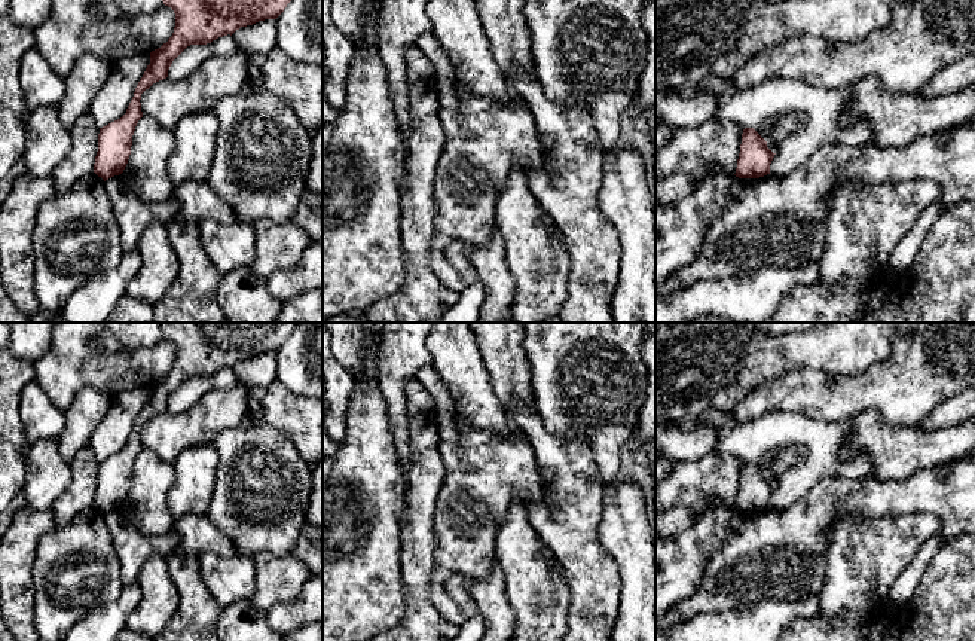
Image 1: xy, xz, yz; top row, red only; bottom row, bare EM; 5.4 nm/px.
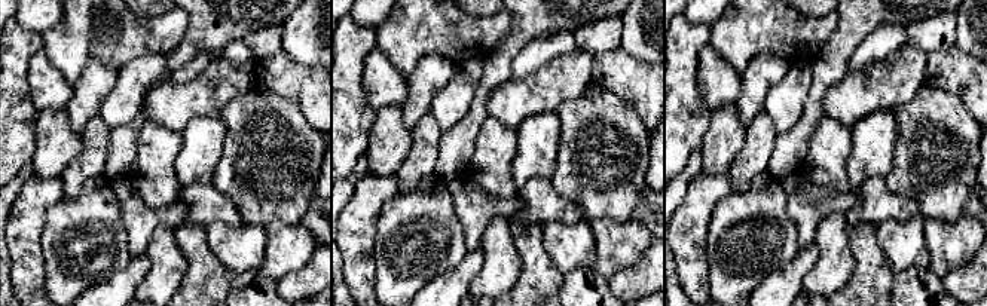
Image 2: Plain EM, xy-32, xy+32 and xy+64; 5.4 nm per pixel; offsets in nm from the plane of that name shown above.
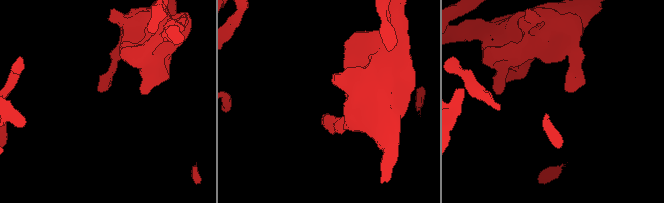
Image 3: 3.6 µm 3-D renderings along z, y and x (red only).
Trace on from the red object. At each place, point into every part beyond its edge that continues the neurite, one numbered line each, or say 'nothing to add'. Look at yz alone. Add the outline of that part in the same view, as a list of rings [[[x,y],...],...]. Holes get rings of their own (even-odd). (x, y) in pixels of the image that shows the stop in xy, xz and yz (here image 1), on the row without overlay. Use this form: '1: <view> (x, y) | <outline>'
nothing to add

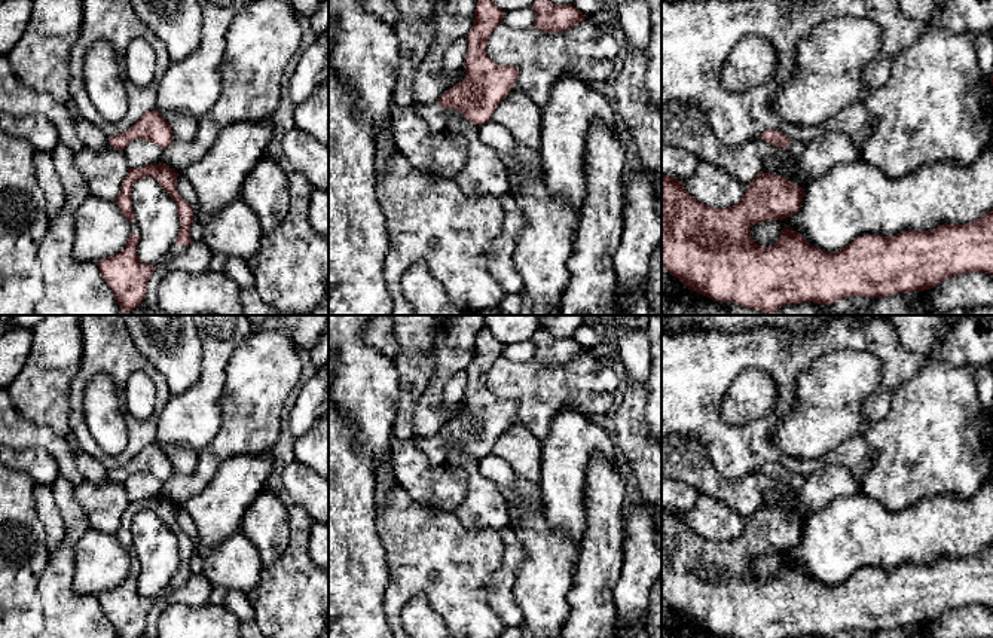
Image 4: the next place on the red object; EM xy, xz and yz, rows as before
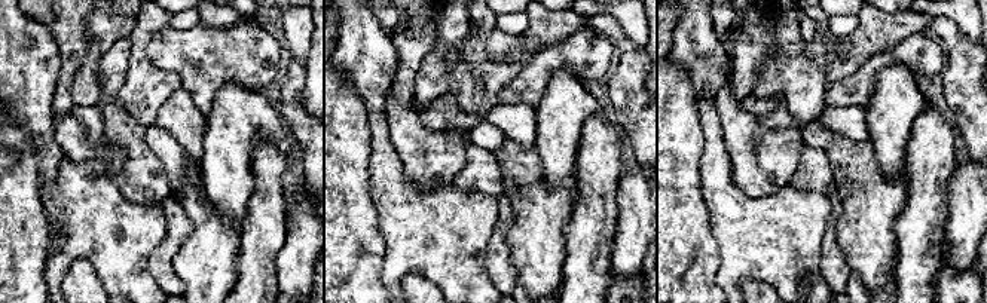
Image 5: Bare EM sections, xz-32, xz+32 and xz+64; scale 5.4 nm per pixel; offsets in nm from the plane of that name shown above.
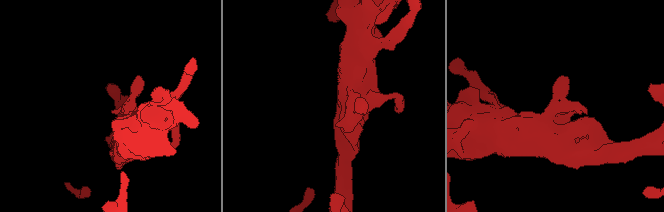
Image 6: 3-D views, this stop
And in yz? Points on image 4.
1: yz (793, 481) | [[[794,473],[789,474],[789,477],[786,479],[786,483],[791,486],[795,495],[800,492],[801,479],[798,479]]]

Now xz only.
1: xz (434, 449) | [[[413,436],[416,446],[425,454],[431,465],[444,464],[447,455],[447,443],[436,436]]]

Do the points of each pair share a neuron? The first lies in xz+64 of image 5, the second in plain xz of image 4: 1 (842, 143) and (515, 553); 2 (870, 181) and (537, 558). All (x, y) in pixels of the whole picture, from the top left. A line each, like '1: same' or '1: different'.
1: different
2: same

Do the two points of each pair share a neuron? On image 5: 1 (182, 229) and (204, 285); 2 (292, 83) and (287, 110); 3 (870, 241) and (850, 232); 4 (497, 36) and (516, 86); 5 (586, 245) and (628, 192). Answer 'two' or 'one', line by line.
1: two
2: one
3: one
4: one
5: two

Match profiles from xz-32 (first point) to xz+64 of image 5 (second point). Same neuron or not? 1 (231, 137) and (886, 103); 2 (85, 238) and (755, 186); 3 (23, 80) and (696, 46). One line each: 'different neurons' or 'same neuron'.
1: same neuron
2: different neurons
3: same neuron

